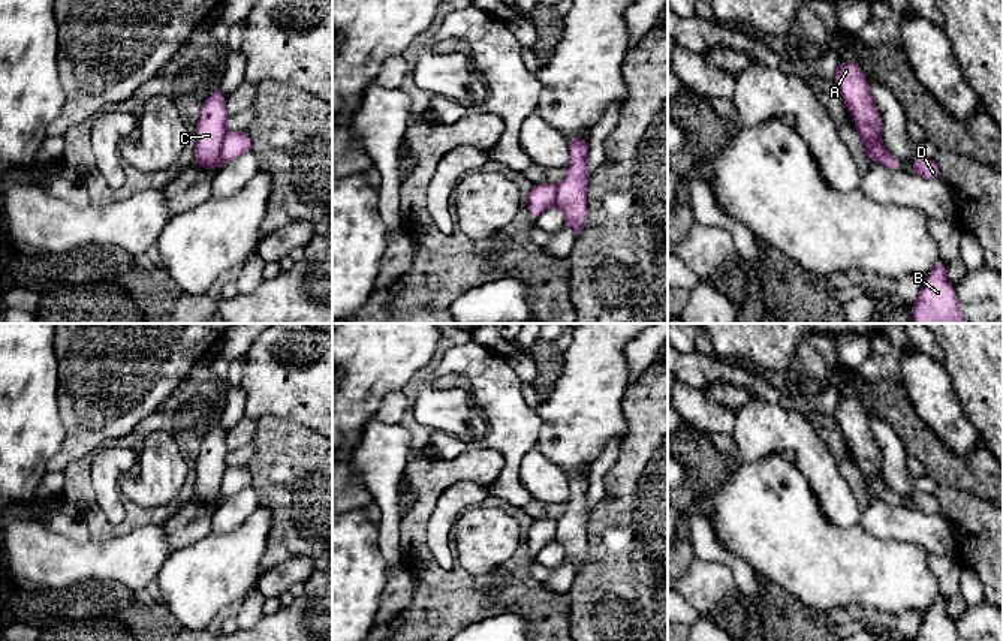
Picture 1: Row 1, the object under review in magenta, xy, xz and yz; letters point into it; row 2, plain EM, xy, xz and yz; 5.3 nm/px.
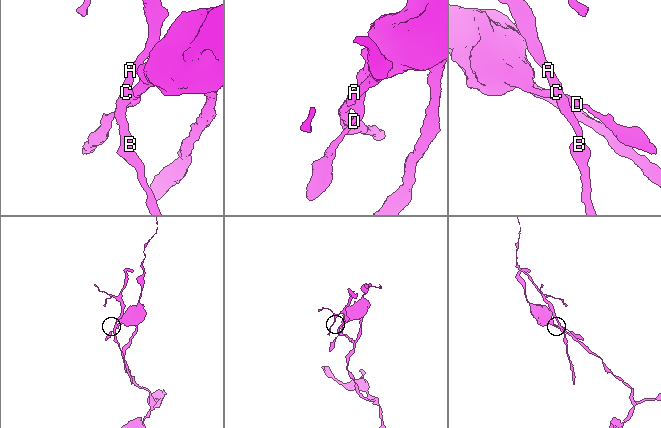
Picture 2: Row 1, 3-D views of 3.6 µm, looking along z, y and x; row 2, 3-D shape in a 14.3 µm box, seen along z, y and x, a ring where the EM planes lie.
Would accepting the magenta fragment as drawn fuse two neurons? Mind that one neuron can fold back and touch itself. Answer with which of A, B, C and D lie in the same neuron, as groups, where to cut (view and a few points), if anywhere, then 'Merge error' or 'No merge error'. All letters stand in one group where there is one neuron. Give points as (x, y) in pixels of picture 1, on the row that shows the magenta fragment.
Groups: A B C / D. Split along xy (228, 132), (220, 149), (222, 160). Merge error

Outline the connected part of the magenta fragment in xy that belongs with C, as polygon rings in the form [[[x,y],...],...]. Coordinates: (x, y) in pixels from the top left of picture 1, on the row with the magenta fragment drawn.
[[[217,87],[202,105],[195,132],[193,163],[207,171],[222,166],[220,148],[228,135],[228,117],[226,96]]]

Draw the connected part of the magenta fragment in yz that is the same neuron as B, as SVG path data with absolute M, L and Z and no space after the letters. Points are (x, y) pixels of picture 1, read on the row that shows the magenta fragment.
M942 258L925 276L910 313L913 323L969 323L960 309L955 288L946 277L946 262Z

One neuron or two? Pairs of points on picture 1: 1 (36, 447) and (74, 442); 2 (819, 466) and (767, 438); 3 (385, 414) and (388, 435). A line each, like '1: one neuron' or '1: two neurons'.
1: two neurons
2: one neuron
3: two neurons

